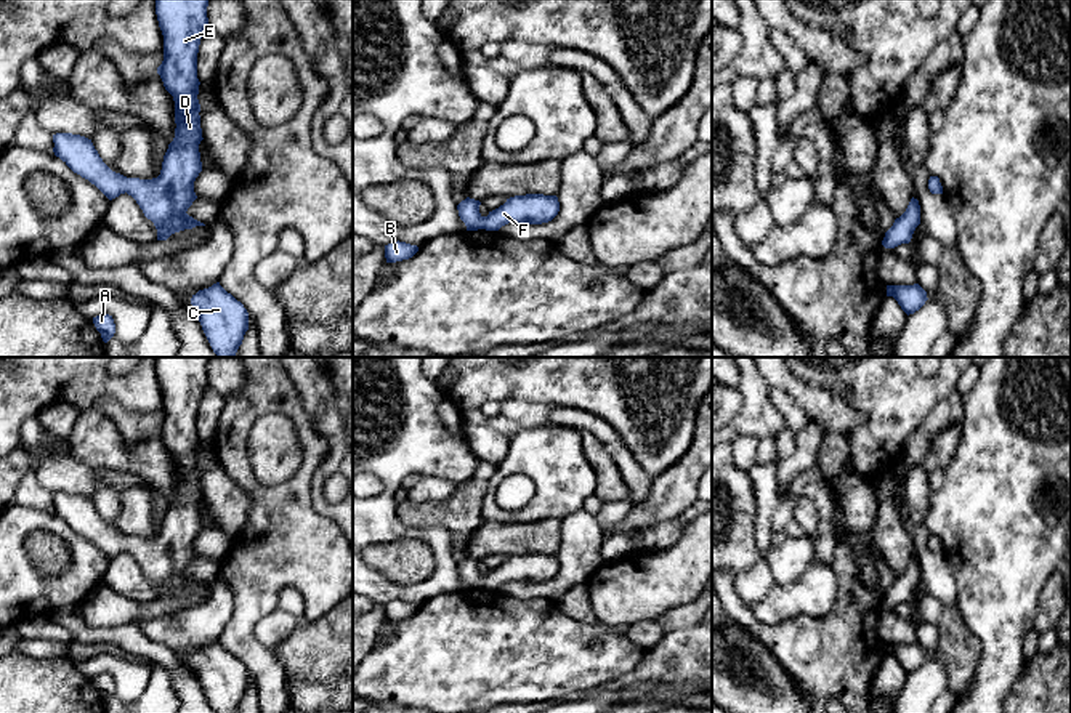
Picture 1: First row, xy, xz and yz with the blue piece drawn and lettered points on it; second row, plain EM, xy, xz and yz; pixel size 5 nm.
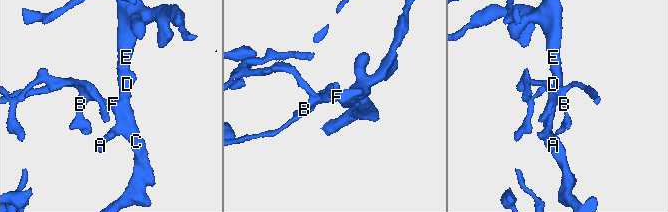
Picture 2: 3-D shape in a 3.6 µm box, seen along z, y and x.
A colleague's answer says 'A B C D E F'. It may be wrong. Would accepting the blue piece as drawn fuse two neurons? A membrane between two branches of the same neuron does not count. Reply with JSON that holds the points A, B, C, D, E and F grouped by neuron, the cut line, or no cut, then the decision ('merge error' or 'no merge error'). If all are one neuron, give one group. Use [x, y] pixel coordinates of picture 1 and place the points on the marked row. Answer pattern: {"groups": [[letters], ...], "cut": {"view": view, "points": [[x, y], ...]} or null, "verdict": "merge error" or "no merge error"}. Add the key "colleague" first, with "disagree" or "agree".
{"colleague": "agree", "groups": [["A", "B", "C", "D", "E", "F"]], "cut": null, "verdict": "no merge error"}

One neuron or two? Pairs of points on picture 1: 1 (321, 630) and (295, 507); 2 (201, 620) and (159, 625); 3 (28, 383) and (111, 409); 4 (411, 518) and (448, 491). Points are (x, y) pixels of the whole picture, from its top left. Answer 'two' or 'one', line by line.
1: two
2: one
3: two
4: two

